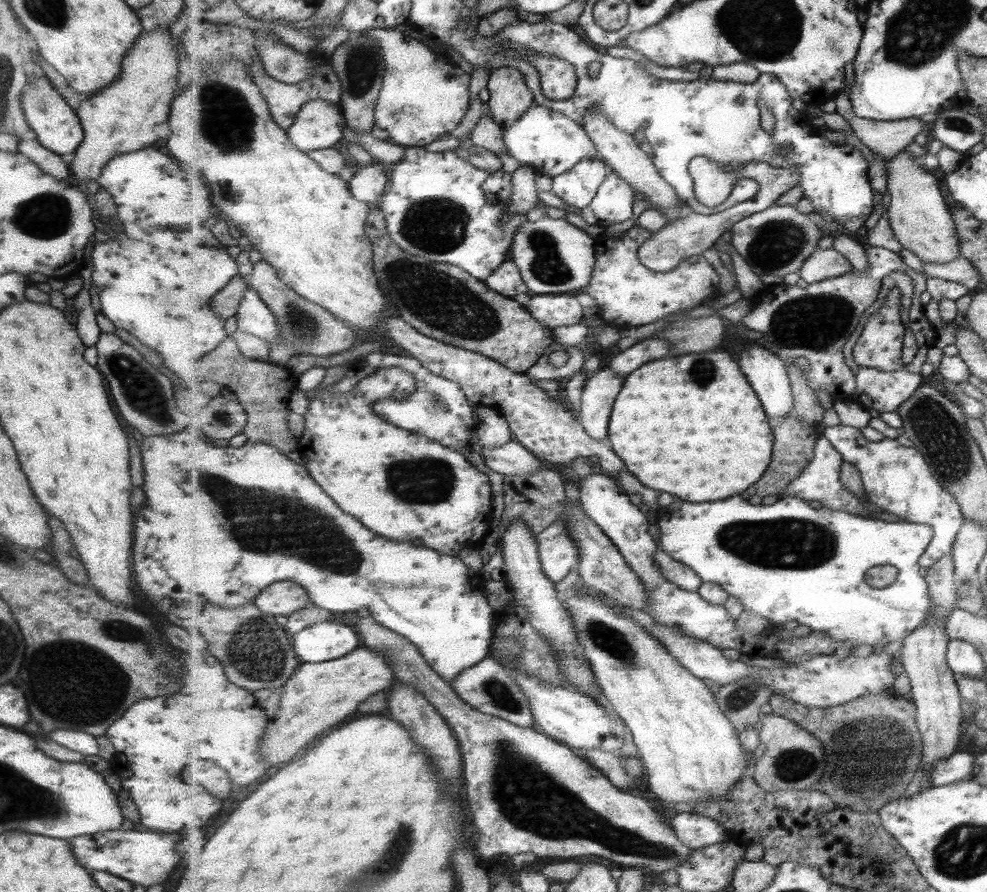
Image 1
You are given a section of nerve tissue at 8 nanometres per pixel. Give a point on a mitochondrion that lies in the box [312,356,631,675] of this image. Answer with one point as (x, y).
(433, 481)

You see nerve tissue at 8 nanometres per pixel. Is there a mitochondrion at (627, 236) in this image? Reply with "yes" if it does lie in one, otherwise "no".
no

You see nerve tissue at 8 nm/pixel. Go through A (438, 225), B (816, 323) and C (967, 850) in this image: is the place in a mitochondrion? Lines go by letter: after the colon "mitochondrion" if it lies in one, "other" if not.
A: mitochondrion
B: mitochondrion
C: mitochondrion

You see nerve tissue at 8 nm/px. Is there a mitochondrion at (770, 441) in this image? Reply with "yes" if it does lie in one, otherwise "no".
no

